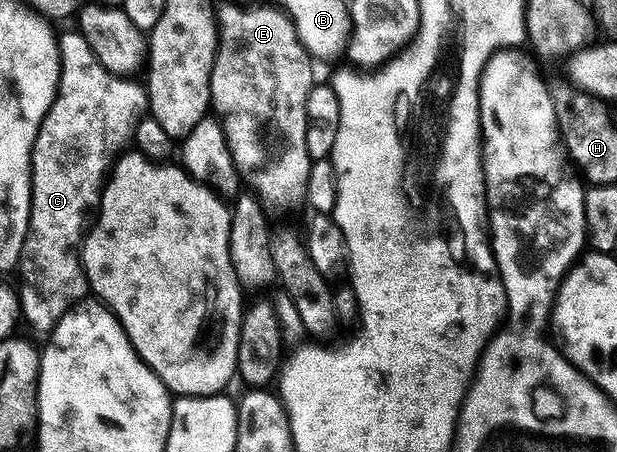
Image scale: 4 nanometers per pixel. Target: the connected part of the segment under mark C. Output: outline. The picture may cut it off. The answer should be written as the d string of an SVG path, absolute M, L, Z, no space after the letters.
M70 29L57 36L58 45L58 96L55 97L53 105L48 109L48 113L44 117L44 121L40 125L40 129L36 133L36 141L32 149L32 157L30 158L30 188L32 189L32 201L30 202L30 228L26 234L24 241L24 249L22 250L22 261L20 264L20 272L22 271L22 289L19 288L17 298L20 302L21 316L31 323L38 331L49 333L53 331L54 327L60 321L60 317L64 317L64 313L70 310L76 303L81 303L87 298L88 284L86 282L86 275L82 272L82 260L80 258L80 244L84 234L84 228L88 223L88 215L86 219L86 210L93 208L97 204L98 196L101 194L104 178L107 176L112 162L119 154L122 148L131 142L136 126L136 116L138 110L147 106L148 100L146 97L146 88L141 82L133 83L133 78L125 75L114 75L107 67L100 65L100 61L96 57L96 53L92 53L92 49L88 45L88 41L84 41L84 37L77 31L77 29Z

